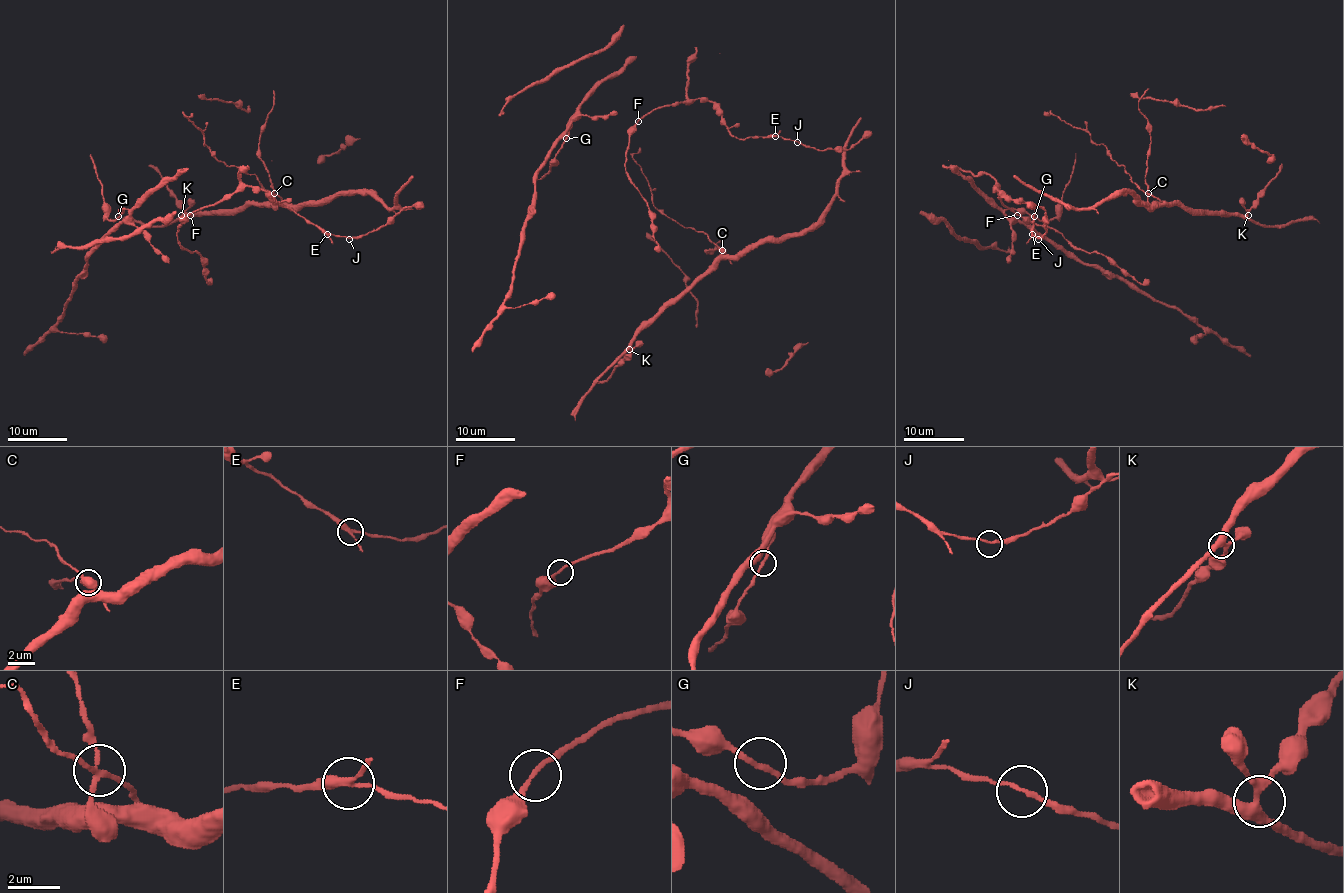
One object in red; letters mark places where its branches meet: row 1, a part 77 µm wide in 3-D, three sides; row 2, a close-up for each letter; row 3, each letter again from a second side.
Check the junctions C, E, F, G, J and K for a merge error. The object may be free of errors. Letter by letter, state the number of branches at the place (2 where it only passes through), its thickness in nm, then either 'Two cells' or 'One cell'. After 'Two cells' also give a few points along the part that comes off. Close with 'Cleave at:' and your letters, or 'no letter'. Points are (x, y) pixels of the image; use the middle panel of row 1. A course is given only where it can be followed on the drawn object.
C: Branches: 4. Thickness 180 nm. Two cells. Course of the part to remove: (721, 251), (702, 231), (674, 221), (653, 205), (650, 185), (632, 157), (641, 148)
E: Branches: 3. Thickness 280 nm. One cell
F: Branches: 2. Thickness 180 nm. One cell
G: Branches: 2. Thickness 200 nm. One cell
J: Branches: 2. Thickness 170 nm. One cell
K: Branches: 4. Thickness 400 nm. One cell
Cleave at: C

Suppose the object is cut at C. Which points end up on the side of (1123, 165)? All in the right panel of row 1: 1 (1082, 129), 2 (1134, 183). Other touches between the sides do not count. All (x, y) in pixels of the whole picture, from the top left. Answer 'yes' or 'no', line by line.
1: yes
2: yes

